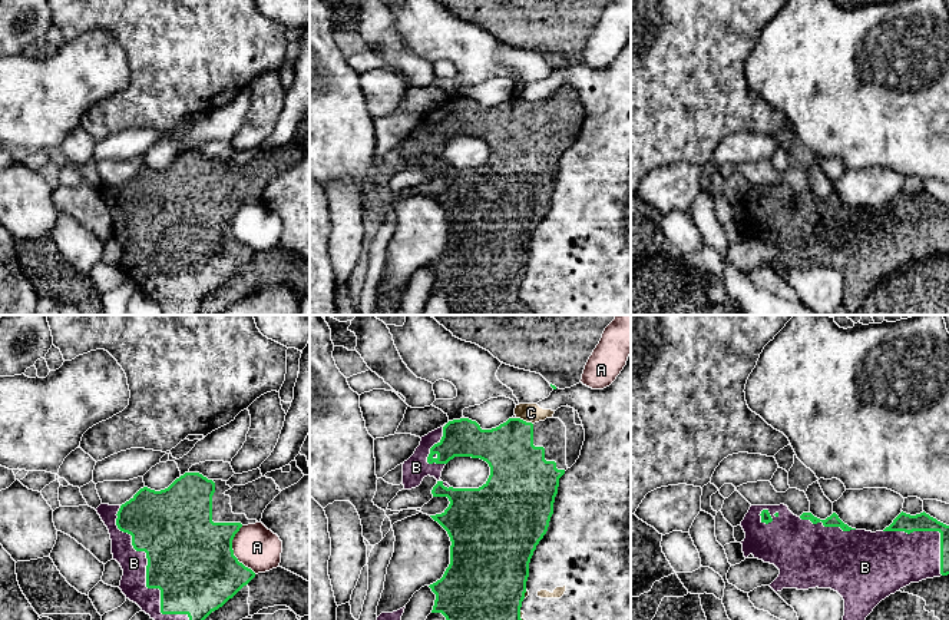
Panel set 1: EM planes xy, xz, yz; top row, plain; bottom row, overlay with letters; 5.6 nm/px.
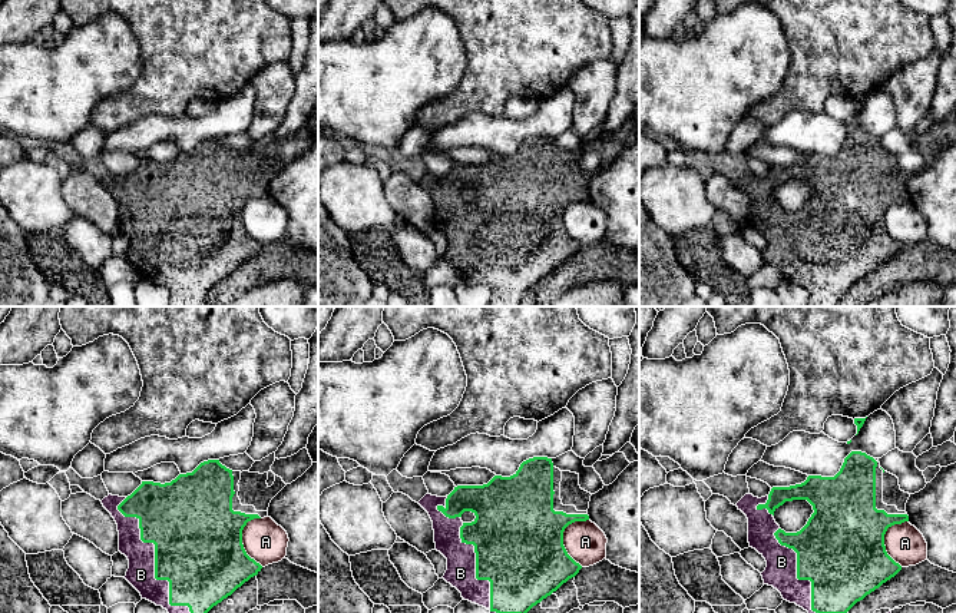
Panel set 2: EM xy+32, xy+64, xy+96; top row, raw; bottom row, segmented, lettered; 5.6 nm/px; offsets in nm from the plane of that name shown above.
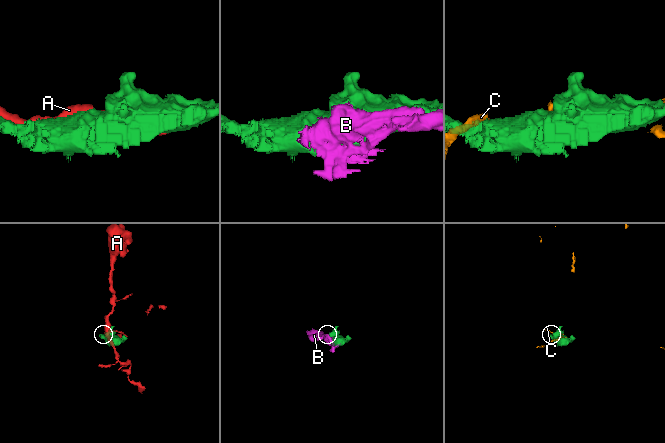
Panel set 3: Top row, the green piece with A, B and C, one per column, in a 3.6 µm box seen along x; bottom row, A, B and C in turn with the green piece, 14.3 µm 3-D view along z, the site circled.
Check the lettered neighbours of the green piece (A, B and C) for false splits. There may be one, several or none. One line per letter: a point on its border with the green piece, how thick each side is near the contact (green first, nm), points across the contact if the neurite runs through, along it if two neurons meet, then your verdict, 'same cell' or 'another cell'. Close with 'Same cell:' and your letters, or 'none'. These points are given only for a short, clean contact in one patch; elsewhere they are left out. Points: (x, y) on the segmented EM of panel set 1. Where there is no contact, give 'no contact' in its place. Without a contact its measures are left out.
A: xy (232, 551) | 480/240 nm | another cell
B: xy (146, 573) | 460/150 nm | same cell
C: xz (525, 421) | 300/110 nm | another cell
Same cell: B

